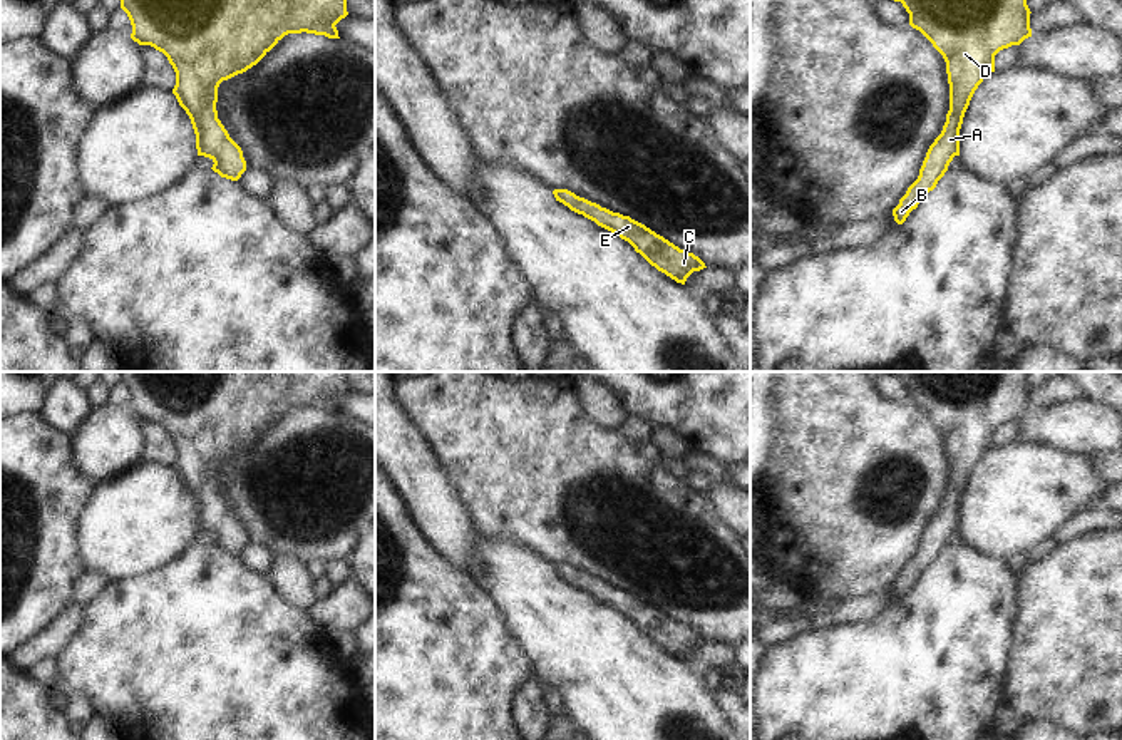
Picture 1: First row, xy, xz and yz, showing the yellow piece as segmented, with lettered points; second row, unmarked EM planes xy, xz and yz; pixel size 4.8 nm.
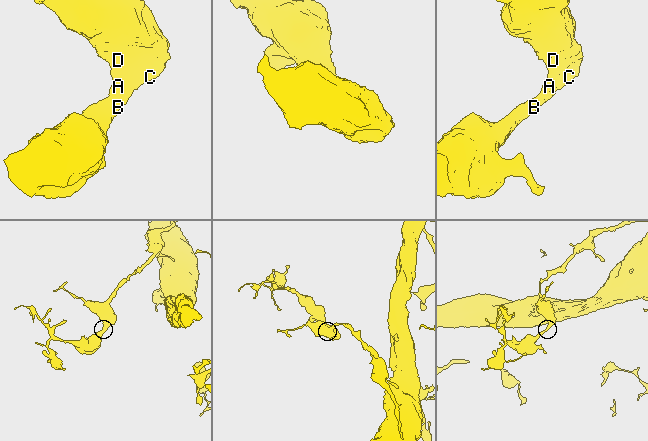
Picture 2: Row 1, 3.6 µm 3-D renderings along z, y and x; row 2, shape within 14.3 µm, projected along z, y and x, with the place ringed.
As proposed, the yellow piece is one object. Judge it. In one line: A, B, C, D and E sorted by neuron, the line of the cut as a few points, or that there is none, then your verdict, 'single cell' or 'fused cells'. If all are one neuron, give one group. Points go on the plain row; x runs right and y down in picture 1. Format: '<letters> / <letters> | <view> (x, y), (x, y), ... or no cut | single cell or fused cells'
A B C D E | no cut | single cell

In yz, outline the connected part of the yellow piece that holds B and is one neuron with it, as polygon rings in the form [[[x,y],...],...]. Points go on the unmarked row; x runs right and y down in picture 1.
[[[886,372],[901,377],[909,388],[909,400],[919,405],[946,437],[950,459],[950,486],[941,509],[929,521],[918,554],[908,563],[893,584],[894,596],[903,599],[921,574],[936,563],[955,531],[960,531],[960,504],[970,475],[983,457],[995,447],[995,430],[1032,412],[1027,372]]]

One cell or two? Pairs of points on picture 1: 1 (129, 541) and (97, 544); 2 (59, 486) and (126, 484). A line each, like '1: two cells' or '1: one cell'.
1: one cell
2: two cells

